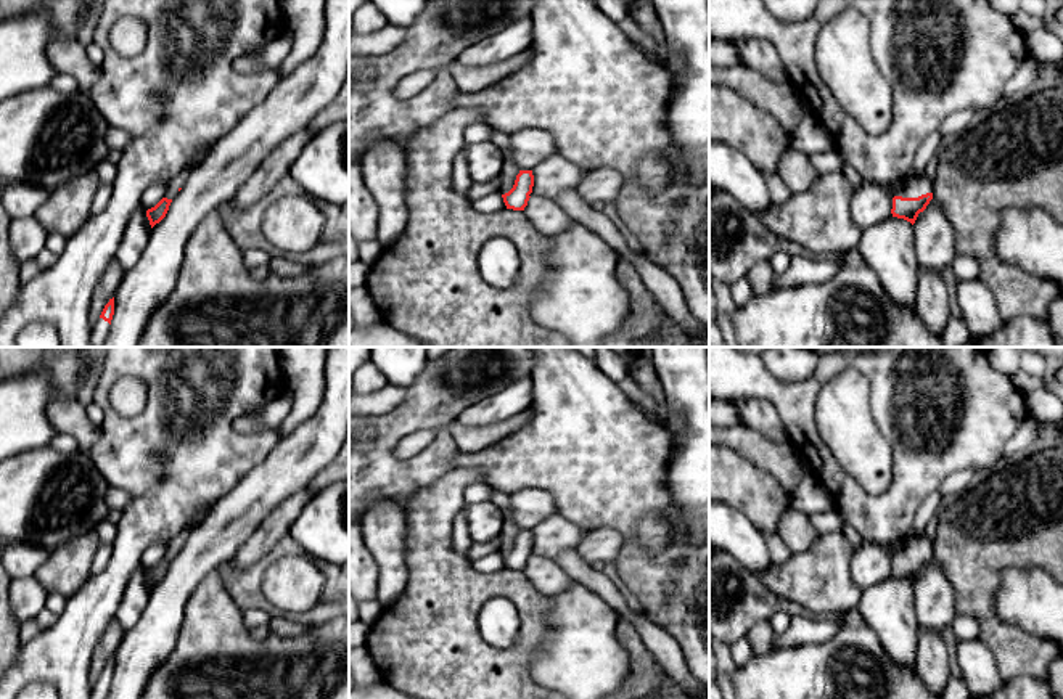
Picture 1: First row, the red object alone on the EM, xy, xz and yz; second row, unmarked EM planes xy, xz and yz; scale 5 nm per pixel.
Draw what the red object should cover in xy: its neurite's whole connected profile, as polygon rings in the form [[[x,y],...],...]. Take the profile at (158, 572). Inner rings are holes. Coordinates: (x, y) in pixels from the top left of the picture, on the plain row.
[[[187,529],[183,532],[180,532],[177,537],[174,537],[169,543],[167,543],[167,551],[166,556],[151,569],[146,570],[146,577],[150,580],[151,588],[159,583],[167,570],[169,566],[174,559],[174,556],[182,550],[182,546],[185,545],[188,535],[190,535],[191,529]]]

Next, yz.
[[[910,529],[901,538],[902,548],[893,558],[893,577],[915,583],[920,572],[926,569],[933,559],[933,542],[926,537],[913,537]]]

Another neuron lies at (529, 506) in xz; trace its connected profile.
[[[523,488],[510,495],[510,517],[521,530],[531,530],[556,513],[555,498],[540,488]]]

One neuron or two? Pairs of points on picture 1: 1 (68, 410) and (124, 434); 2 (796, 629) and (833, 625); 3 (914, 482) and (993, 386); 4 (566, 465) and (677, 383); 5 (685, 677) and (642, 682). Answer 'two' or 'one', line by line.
1: two
2: one
3: one
4: two
5: two

